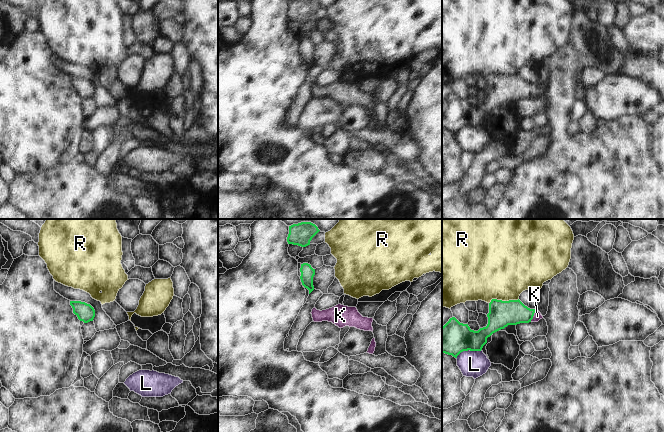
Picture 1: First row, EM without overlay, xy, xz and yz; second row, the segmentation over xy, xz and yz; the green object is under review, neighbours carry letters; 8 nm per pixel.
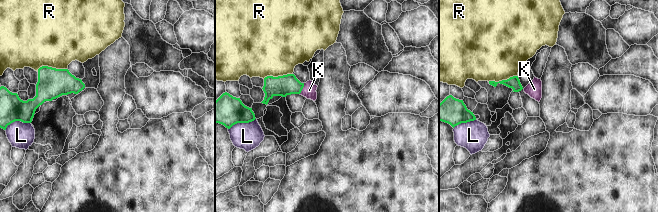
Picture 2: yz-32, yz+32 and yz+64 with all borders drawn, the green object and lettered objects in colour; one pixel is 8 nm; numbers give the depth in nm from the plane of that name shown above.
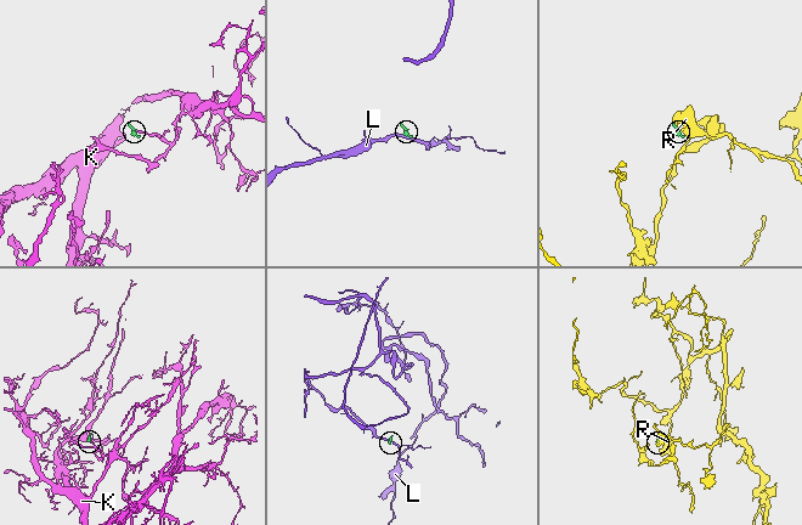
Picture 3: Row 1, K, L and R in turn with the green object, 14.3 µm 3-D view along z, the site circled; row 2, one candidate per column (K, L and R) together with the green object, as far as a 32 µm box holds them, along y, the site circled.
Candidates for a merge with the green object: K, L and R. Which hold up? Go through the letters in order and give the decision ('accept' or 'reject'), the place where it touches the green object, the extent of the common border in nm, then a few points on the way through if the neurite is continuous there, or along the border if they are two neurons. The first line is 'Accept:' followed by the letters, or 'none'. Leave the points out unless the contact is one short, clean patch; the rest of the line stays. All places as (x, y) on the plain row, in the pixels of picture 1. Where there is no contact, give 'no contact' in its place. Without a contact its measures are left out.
Accept: K
K: accept | yz (533, 91) | 120 nm | across yz (502, 89), (533, 91), (537, 92)
L: reject | yz (468, 125) | 220 nm | along yz (481, 125), (463, 126), (456, 134)
R: reject | yz (503, 77) | 240 nm

